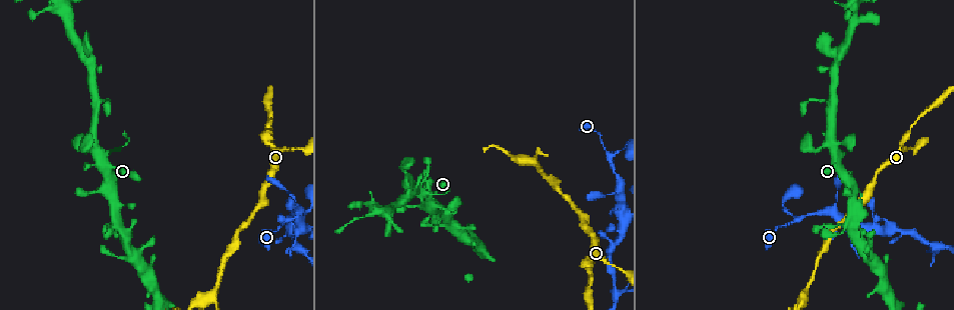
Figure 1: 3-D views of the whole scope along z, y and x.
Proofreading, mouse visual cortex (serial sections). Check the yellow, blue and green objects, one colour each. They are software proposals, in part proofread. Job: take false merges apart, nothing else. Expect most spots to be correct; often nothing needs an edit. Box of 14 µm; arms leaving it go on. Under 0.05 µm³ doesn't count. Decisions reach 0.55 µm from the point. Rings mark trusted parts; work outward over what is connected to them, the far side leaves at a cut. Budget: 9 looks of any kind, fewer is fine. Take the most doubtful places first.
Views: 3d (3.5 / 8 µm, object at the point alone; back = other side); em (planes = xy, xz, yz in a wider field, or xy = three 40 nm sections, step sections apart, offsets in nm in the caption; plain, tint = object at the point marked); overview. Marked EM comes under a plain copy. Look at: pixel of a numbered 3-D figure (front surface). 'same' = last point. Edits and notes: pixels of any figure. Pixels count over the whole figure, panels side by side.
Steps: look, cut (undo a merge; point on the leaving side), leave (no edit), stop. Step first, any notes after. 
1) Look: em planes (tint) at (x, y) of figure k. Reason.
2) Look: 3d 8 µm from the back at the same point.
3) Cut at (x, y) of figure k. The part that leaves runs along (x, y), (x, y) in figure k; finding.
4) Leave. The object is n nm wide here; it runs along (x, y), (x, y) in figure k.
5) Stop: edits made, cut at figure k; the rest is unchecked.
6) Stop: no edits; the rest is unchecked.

Look: 3d 3.5 µm at (804, 295) of figure 1. Abrupt turn.

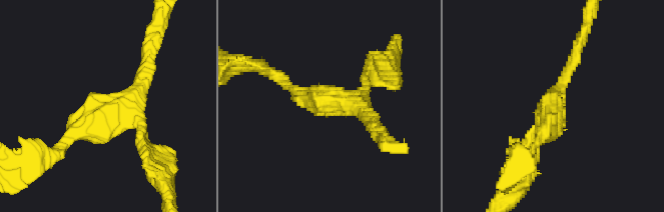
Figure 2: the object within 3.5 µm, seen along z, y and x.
Look: em planes (tint) at (347, 99) of figure 2. 3 arms meet here; the arms are 150, 200, 350 nm wide; now the EM.

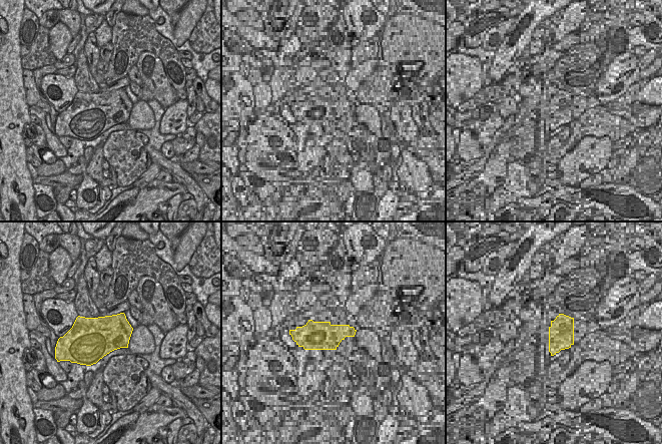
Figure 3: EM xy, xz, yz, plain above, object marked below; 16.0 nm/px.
Leave. It runs along (149, 51), (140, 85), (66, 140) in figure 2; one cell here.

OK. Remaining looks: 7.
Look: 3d 3.5 µm at (290, 218) of figure 1. Two arms in line, one across.

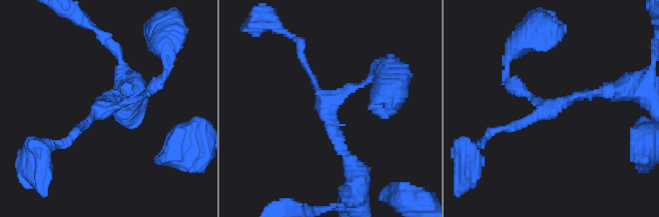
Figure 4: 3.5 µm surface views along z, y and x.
Look: em xy step 5 (tint) at (328, 105) of figure 4. 3 arms meet here; the arms are 150, 150, 150 nm wide; need the tissue.

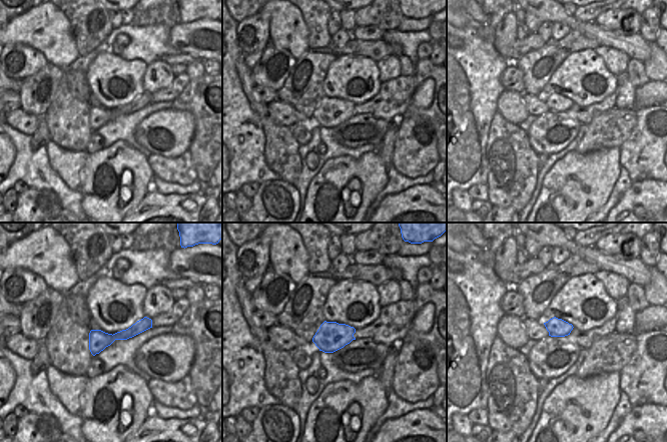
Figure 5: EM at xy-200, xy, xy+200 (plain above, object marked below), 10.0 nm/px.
Leave. It runs along (300, 53), (350, 160) in figure 4; one cell here.

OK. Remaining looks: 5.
Look: 3d 3.5 µm at (292, 222) of figure 1. Sudden change in width.

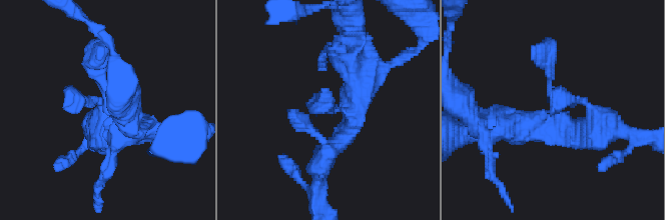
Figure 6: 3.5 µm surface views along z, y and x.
Look: em xy step 5 (tint) at (551, 103) of figure 6.

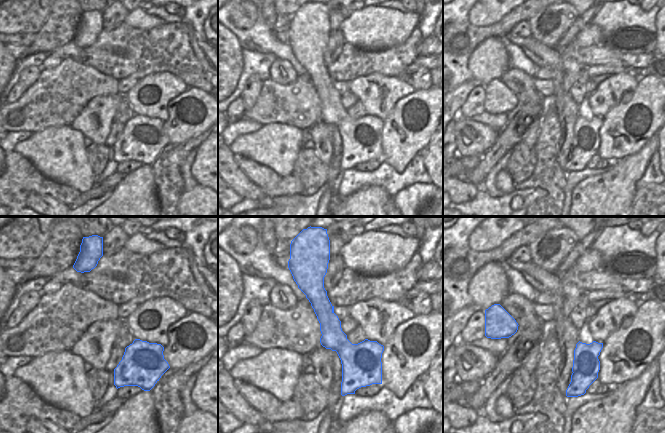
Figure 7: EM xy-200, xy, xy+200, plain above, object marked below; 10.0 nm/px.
Leave. It runs along (512, 126), (553, 126), (548, 40) in figure 6; continuous, no second cell.

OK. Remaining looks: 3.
Look: 3d 3.5 µm at (297, 246) of figure 1. Arms part here.

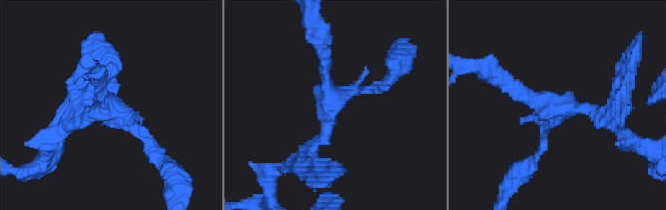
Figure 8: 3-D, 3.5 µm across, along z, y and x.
Look: em xy step 1 (tint) at (550, 107) of figure 8. 3 arms meet here; the arms are 150, 200, 250 nm wide.

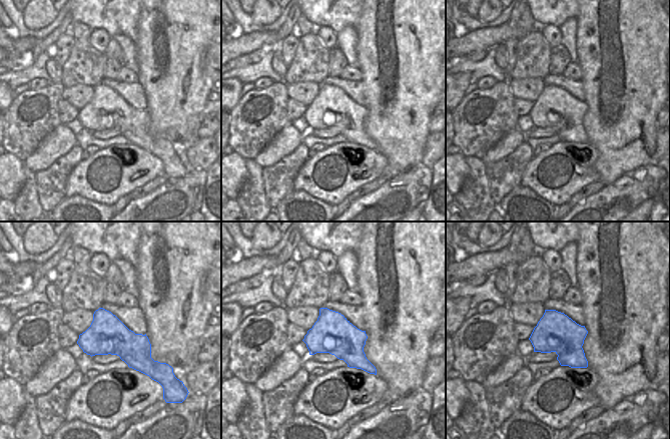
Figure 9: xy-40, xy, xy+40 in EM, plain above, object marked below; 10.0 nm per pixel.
Leave. It runs along (498, 73), (603, 122) in figure 8; all the same cell.

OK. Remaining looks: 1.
Stop: no edits; the rest is unchecked.

